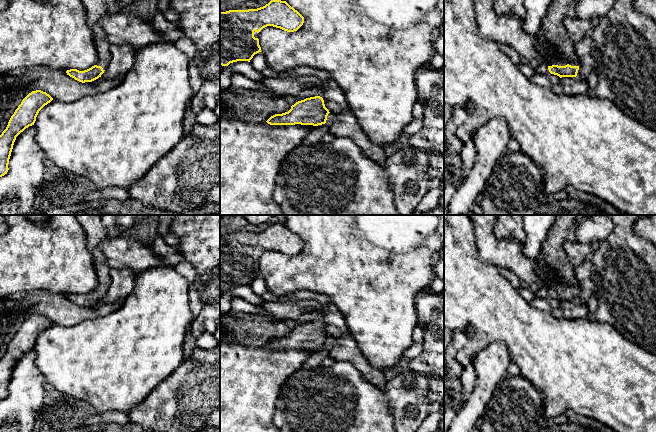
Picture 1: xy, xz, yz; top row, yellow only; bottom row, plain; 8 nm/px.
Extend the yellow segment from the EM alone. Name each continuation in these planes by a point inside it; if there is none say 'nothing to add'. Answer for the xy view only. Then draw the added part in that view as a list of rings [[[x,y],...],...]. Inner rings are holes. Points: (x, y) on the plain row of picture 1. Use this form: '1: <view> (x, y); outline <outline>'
nothing to add

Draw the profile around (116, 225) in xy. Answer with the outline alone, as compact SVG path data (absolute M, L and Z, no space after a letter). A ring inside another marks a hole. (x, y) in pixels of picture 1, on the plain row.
M101 215L107 230L107 238L113 239L126 234L134 225L136 215Z

